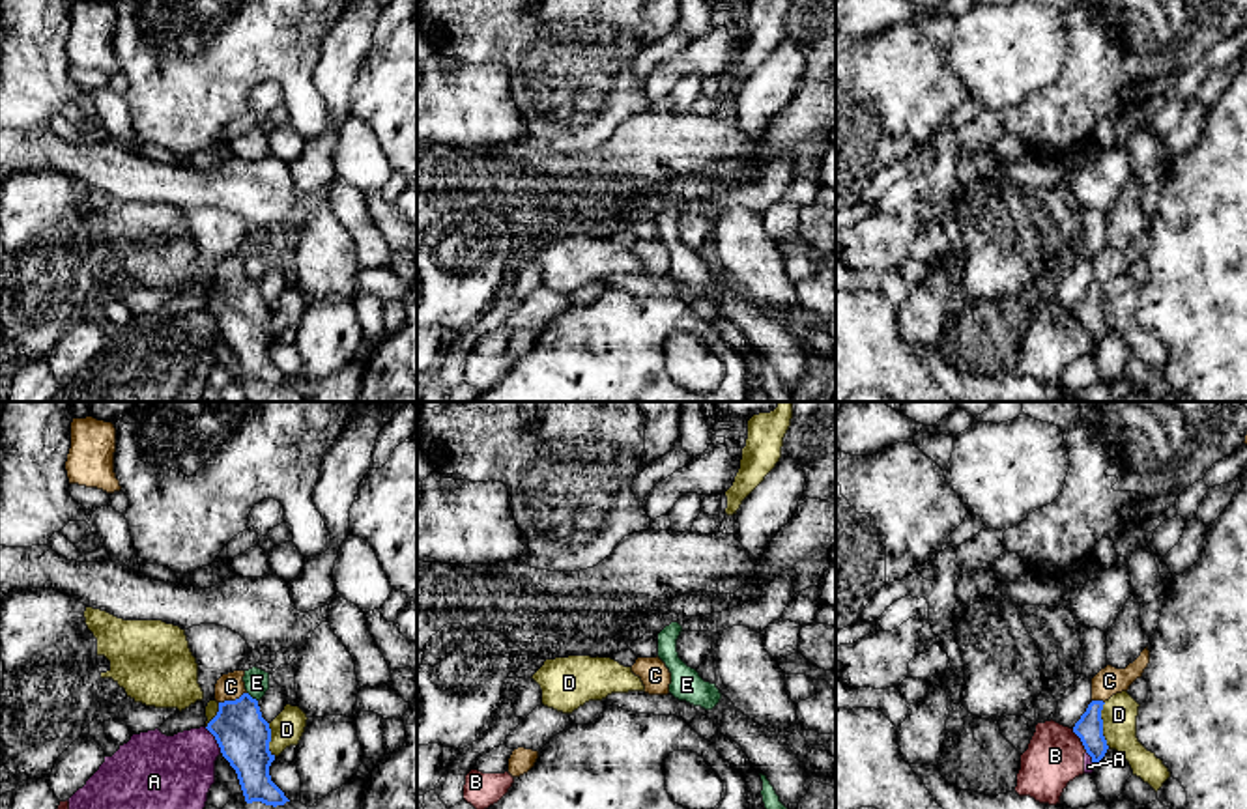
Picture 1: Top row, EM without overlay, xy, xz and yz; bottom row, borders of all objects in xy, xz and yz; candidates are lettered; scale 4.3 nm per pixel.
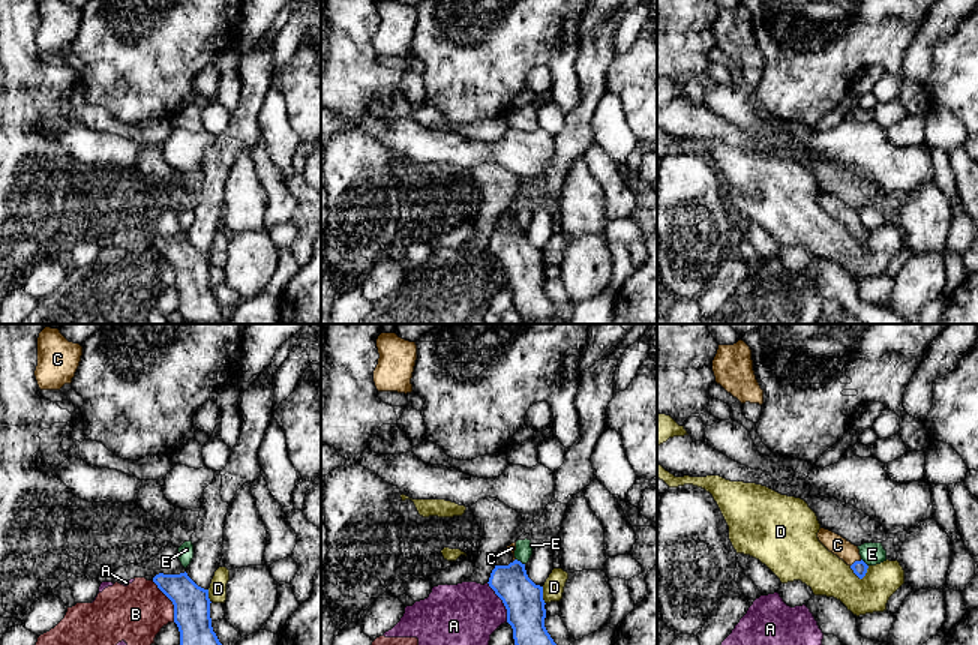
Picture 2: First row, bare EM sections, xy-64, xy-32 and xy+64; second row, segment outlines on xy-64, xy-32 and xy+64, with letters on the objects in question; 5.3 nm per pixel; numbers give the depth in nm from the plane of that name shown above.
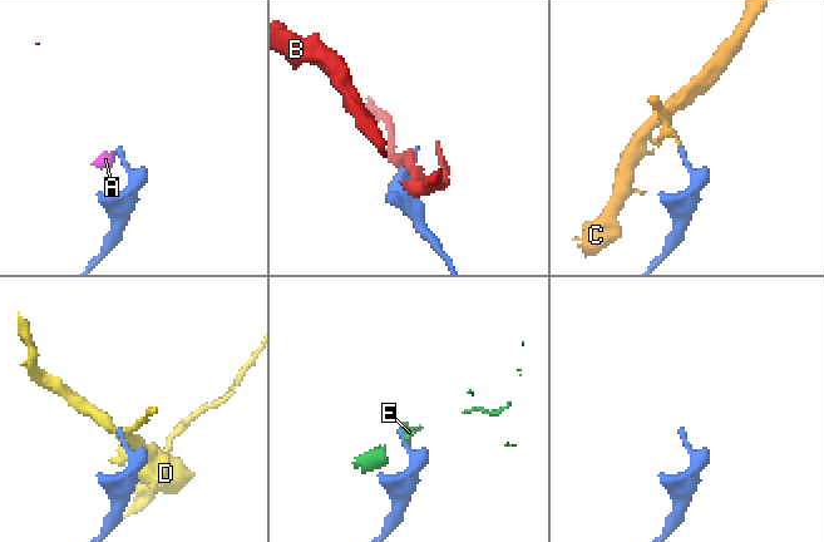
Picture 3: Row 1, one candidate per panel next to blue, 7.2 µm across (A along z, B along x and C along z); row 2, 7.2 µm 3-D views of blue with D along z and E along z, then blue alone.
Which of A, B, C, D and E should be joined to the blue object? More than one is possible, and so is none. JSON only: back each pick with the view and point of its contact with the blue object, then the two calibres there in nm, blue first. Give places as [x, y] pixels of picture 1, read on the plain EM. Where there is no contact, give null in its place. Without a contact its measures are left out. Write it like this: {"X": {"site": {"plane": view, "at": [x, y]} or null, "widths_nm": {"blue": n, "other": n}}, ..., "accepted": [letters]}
{"C": {"site": {"plane": "xy", "at": [232, 283]}, "widths_nm": {"blue": 220, "other": 120}}, "accepted": ["C"]}

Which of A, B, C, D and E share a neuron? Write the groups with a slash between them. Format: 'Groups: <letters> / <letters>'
Groups: A B / C / D / E

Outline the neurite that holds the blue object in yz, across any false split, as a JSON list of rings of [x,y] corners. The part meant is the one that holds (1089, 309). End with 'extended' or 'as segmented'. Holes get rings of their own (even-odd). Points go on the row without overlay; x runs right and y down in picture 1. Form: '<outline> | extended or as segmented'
[[[1148,228],[1125,250],[1107,247],[1092,260],[1092,284],[1075,305],[1073,314],[1081,319],[1086,334],[1092,338],[1094,349],[1105,338],[1109,327],[1103,318],[1103,286],[1116,275],[1127,273],[1129,267],[1142,258],[1150,245]]] | extended

